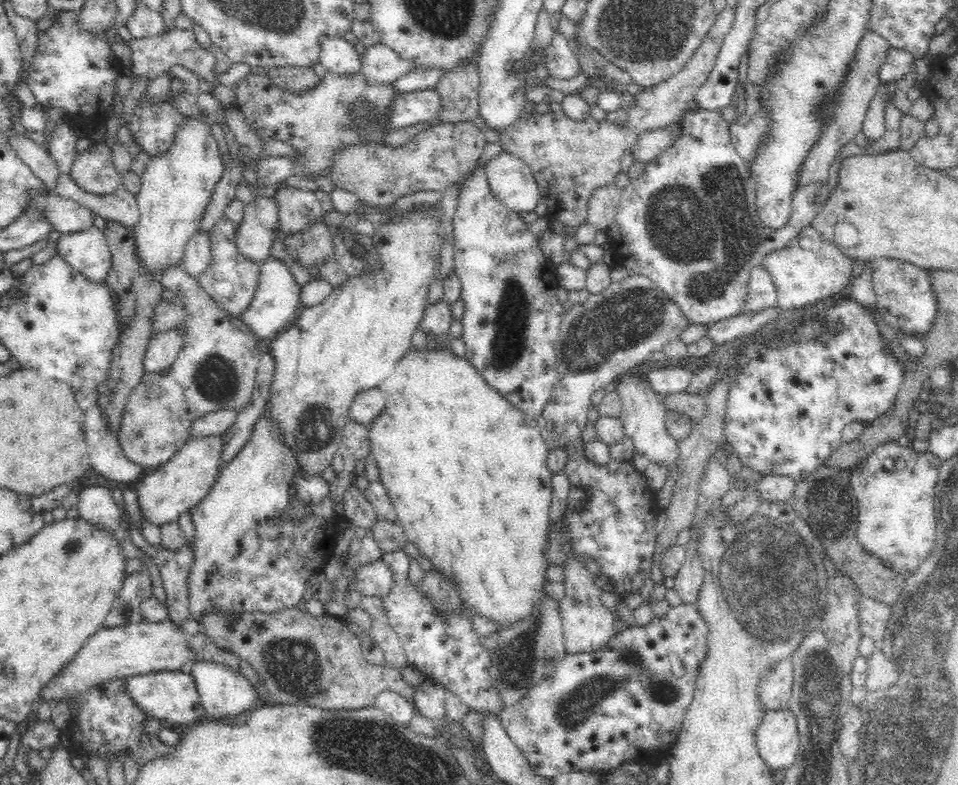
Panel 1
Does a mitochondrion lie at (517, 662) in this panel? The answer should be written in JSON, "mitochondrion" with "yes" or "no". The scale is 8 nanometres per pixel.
{"mitochondrion":"yes"}

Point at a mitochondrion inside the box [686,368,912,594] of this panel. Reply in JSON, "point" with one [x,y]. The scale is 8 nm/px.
{"point":[826,505]}

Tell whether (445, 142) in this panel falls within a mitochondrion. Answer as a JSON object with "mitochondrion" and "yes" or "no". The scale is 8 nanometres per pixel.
{"mitochondrion":"no"}

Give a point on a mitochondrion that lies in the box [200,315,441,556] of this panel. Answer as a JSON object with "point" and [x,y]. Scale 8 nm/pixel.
{"point":[309,510]}

